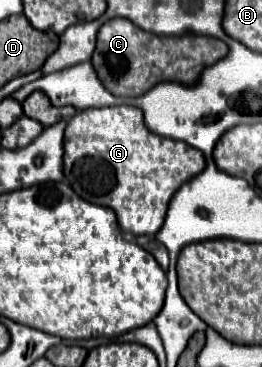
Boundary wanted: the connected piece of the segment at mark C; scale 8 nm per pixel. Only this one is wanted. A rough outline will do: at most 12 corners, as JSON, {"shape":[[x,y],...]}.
{"shape":[[127,18],[97,34],[91,64],[113,96],[195,84],[225,58],[211,36],[157,36]]}

